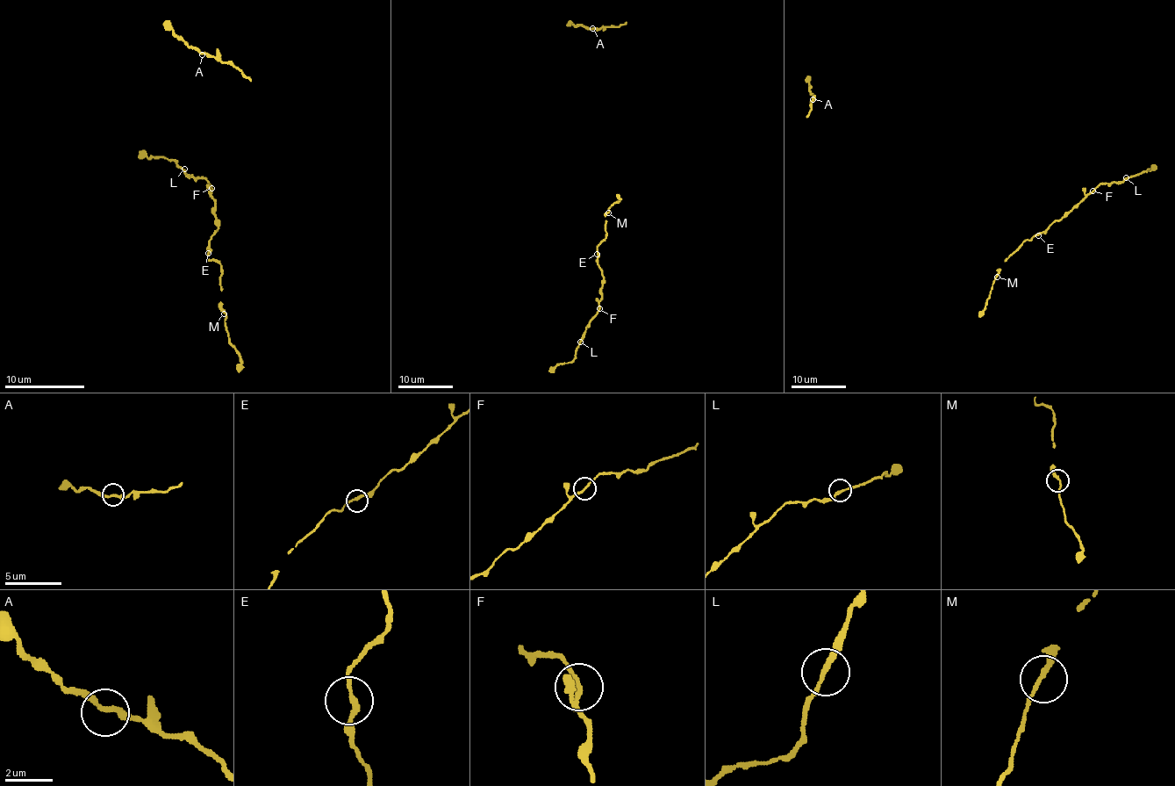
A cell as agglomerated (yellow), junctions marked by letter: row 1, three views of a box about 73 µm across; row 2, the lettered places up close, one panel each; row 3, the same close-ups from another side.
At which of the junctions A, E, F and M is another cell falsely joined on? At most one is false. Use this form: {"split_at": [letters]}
{"split_at": []}

